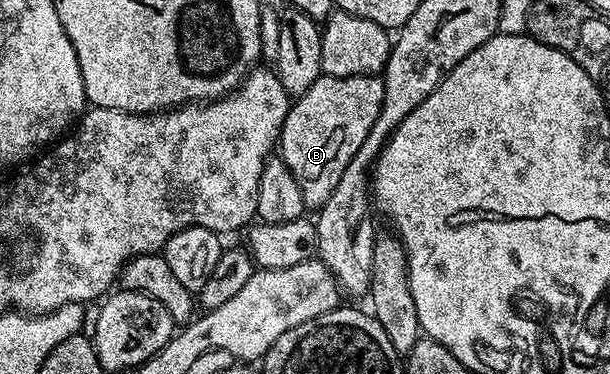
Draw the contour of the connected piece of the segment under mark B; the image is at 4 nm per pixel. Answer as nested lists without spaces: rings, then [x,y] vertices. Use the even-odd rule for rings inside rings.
[[[320,75],[303,95],[292,102],[289,113],[283,122],[277,144],[278,154],[285,161],[289,173],[293,173],[293,181],[301,188],[304,208],[318,209],[329,201],[333,189],[337,189],[337,181],[341,181],[341,173],[353,161],[357,149],[361,149],[361,141],[369,137],[369,129],[373,129],[373,121],[377,121],[377,113],[381,113],[383,100],[383,80],[379,75],[354,75],[353,77],[333,77]]]

